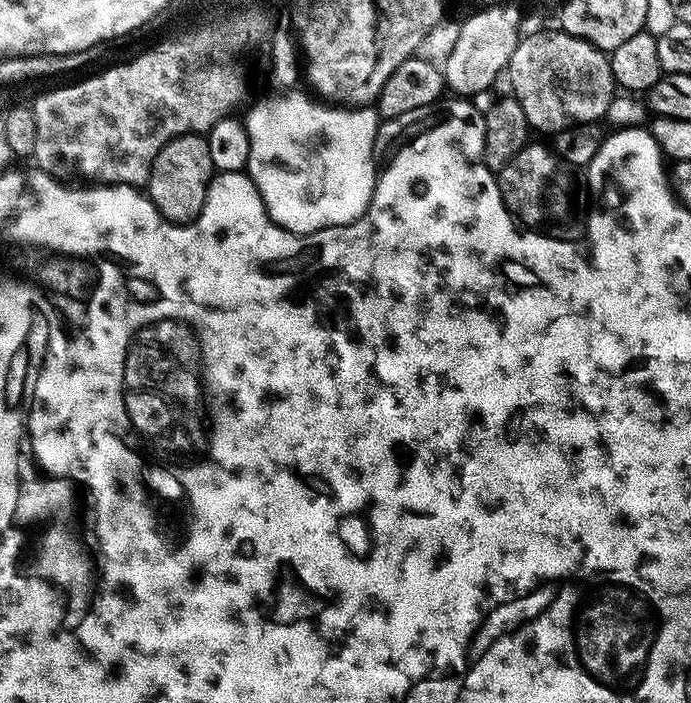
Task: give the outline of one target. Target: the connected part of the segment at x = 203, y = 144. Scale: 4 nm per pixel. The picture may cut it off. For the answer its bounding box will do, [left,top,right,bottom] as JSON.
[146,132,213,224]

